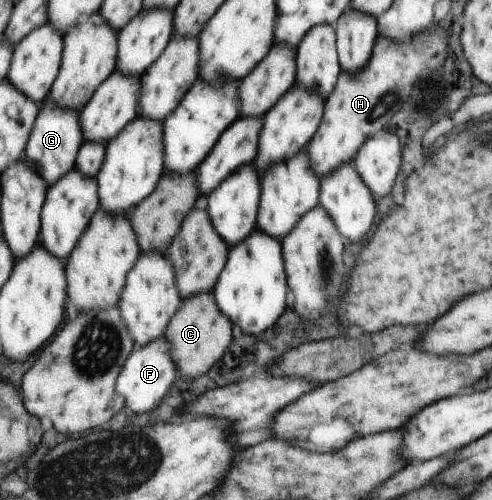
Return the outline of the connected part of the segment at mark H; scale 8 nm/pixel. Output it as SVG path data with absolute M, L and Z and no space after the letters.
M435 23L435 27L419 31L402 41L377 37L367 65L353 75L345 71L339 75L334 91L325 100L326 109L323 110L318 130L306 145L307 159L311 159L311 169L319 175L319 179L329 175L339 165L352 161L363 142L385 129L395 111L411 95L411 87L445 65L445 53L449 47L445 43L445 31L450 32Z

